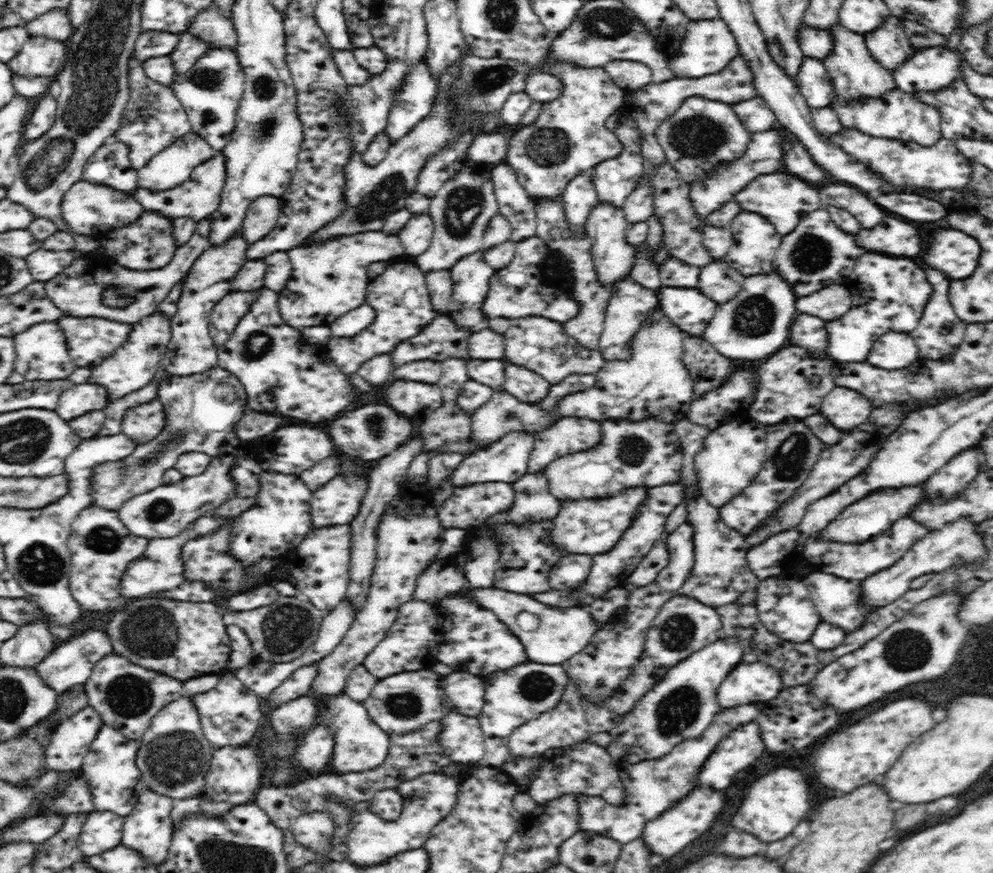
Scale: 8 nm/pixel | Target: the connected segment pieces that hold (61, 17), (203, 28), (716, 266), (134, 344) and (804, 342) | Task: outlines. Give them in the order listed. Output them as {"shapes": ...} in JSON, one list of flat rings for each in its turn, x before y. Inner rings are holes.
{"shapes":[[[52,9,24,24,29,35,44,35,50,39,65,41,76,28,72,26,66,9]],[[215,3,210,4,206,10,202,10,186,26,186,31,196,35,204,42,210,43,214,49,228,47,236,51,237,32,233,21,225,18]],[[712,262,700,272,700,292,704,292,714,302,728,302,740,292,744,276,730,268,726,262]],[[160,312,144,316,132,325,132,332,122,346,116,348,114,354,102,360,92,369,88,382,100,384,108,390,108,398,114,402,126,394,136,392,153,382,159,364,166,358,168,344,171,340,171,319]],[[803,312,796,314,796,324,790,328,790,344,808,348,810,355,816,358,826,358,828,352,828,334,824,328,827,321]]]}

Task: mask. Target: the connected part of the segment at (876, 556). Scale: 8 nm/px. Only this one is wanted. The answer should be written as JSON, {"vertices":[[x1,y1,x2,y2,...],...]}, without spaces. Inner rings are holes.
{"vertices":[[902,517,892,524,884,534,870,539,863,543,842,543,832,542,832,540,822,540,818,536,810,536,808,542,804,544,804,558,808,560,812,570,820,572,830,572,834,576,842,576,846,580,866,580,868,576,886,570,888,566,896,564,902,556,912,548,914,542,918,542,922,536,928,532,926,526,916,522,912,517]]}

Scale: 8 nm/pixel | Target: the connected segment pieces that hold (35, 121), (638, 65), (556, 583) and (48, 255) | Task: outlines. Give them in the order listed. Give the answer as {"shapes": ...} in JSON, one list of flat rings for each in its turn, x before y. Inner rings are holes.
{"shapes":[[[50,94,42,95,34,106,34,112,28,118,26,130,24,130,24,141,30,142,40,139,56,121,57,100]],[[613,60,604,69,624,91,635,91,651,82,651,68,641,62]],[[584,553,566,554,564,560,560,560,556,568,552,568,550,586,554,590,564,590,564,588,574,588,576,584,584,582,590,574,592,558,590,554]],[[38,250,26,256,25,261,34,276,35,281,45,283,47,280,58,276,67,266,76,260,73,250,62,250,53,252,52,250]]]}

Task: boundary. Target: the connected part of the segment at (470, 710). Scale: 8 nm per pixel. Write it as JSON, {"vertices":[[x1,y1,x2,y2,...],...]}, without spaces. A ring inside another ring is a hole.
{"vertices":[[468,672,444,676,444,692,454,710,465,716,478,717,484,706,484,684]]}

